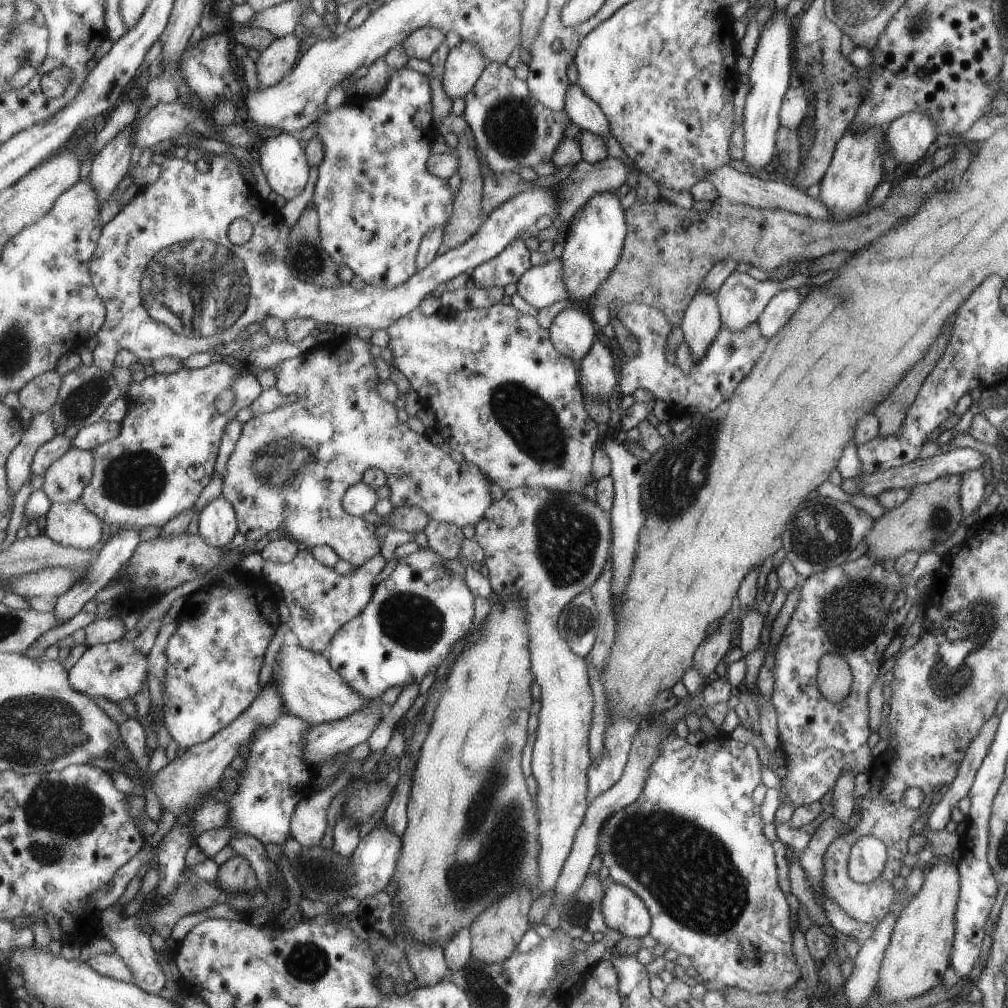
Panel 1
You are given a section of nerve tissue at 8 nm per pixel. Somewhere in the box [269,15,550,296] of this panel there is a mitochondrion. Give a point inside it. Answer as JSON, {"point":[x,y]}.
{"point":[510,124]}

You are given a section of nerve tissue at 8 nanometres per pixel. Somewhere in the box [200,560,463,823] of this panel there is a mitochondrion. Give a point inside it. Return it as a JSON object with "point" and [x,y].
{"point":[414,622]}

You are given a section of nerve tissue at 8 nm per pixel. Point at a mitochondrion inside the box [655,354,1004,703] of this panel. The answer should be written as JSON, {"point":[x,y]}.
{"point":[822,532]}

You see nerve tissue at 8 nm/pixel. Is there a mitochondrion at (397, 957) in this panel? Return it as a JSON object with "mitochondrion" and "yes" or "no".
{"mitochondrion":"no"}

